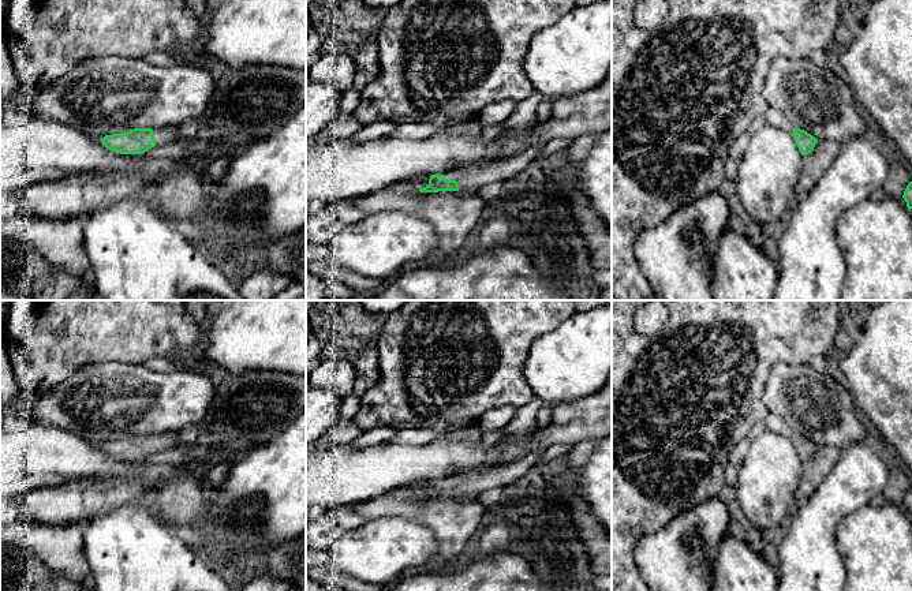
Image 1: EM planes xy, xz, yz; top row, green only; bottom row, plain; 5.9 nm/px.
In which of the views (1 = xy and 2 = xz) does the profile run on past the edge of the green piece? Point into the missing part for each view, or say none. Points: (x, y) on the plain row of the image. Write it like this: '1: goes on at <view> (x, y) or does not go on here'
1: goes on at xy (164, 441)
2: goes on at xz (590, 416)

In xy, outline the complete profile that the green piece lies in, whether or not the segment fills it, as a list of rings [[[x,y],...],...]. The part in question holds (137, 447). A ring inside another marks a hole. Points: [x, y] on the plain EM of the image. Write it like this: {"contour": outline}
{"contour": [[[180,431],[164,434],[134,434],[122,439],[105,441],[101,449],[120,460],[142,460],[154,452],[161,452],[173,446],[186,448],[180,439]]]}

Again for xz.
{"contour": [[[612,374],[597,393],[552,405],[552,423],[531,435],[535,446],[523,457],[489,470],[431,480],[429,490],[419,497],[479,497],[486,490],[512,485],[534,465],[541,464],[546,448],[560,444],[575,445],[591,438],[601,439],[610,431]]]}

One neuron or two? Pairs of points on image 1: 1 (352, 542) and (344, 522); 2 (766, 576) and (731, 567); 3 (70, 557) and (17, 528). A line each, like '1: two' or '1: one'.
1: two
2: one
3: one

